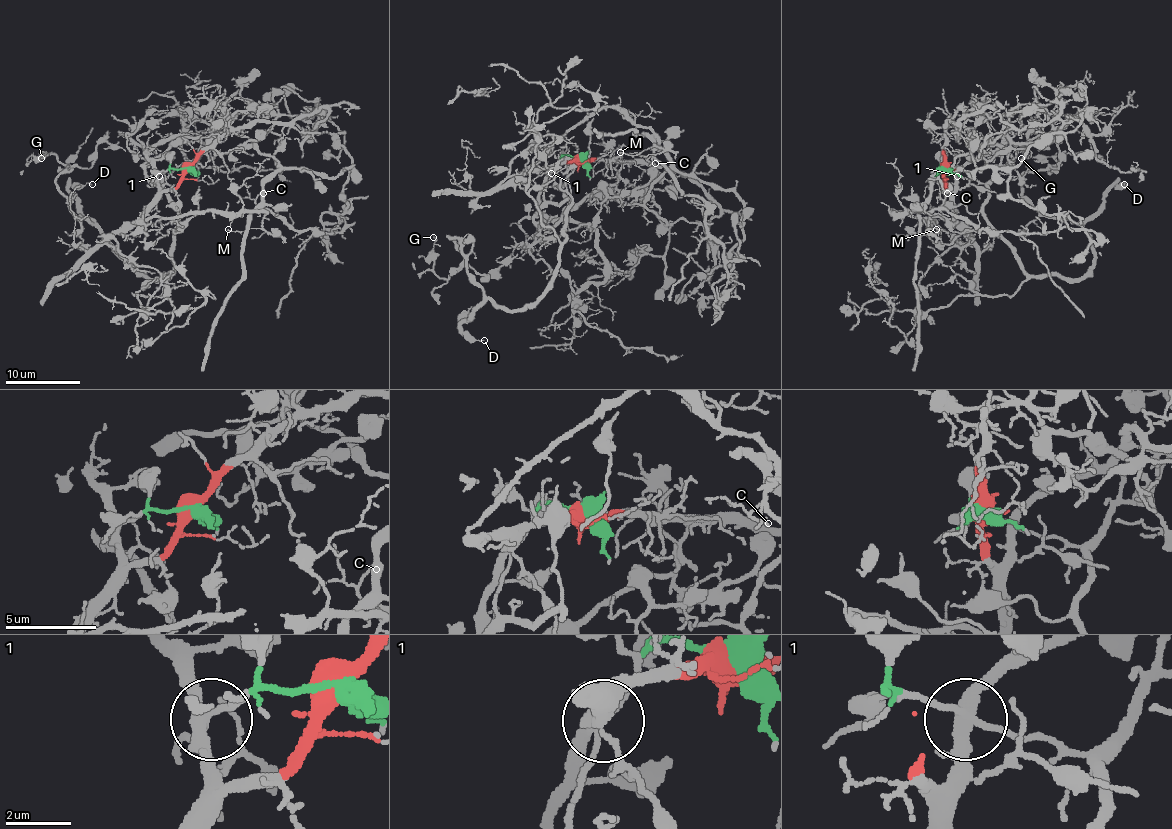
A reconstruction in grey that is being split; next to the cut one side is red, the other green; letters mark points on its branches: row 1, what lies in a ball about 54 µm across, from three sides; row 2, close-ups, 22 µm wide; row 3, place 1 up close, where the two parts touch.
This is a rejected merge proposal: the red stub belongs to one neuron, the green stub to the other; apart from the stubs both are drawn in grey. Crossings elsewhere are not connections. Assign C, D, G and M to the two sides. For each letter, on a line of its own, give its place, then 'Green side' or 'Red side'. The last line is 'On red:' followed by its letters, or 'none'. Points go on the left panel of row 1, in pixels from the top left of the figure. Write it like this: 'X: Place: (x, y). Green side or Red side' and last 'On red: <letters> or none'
C: Place: (263, 193). Red side
D: Place: (92, 184). Green side
G: Place: (41, 158). Green side
M: Place: (228, 229). Red side
On red: C, M

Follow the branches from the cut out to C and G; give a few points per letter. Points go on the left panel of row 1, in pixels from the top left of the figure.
C: (189, 170), (161, 194), (142, 218), (211, 211), (263, 213), (256, 203), (263, 192)
G: (189, 170), (152, 181), (178, 224), (174, 268), (148, 278), (70, 209), (57, 177), (72, 170), (42, 159)

